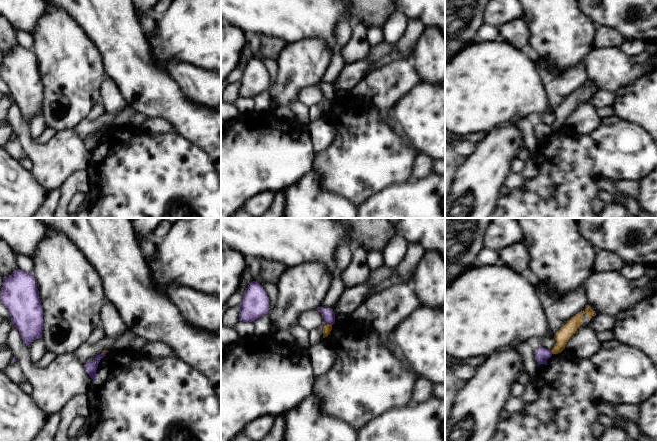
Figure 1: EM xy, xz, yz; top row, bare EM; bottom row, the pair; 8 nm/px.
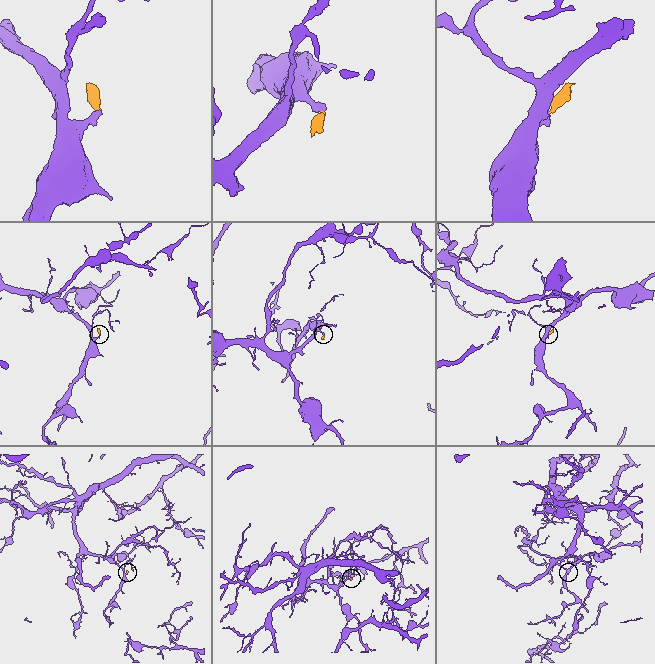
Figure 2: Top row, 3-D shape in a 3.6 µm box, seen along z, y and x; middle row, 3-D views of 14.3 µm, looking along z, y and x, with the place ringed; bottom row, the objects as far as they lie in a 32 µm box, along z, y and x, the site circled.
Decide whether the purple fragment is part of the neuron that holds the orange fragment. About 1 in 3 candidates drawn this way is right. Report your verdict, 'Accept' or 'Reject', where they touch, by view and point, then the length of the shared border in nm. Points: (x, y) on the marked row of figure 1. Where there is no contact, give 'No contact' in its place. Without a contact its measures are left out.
Reject. Touches orange at xz (329, 324). Shared border 40 nm.

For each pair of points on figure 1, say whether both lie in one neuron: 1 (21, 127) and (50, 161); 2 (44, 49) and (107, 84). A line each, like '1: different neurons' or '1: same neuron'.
1: same neuron
2: different neurons

